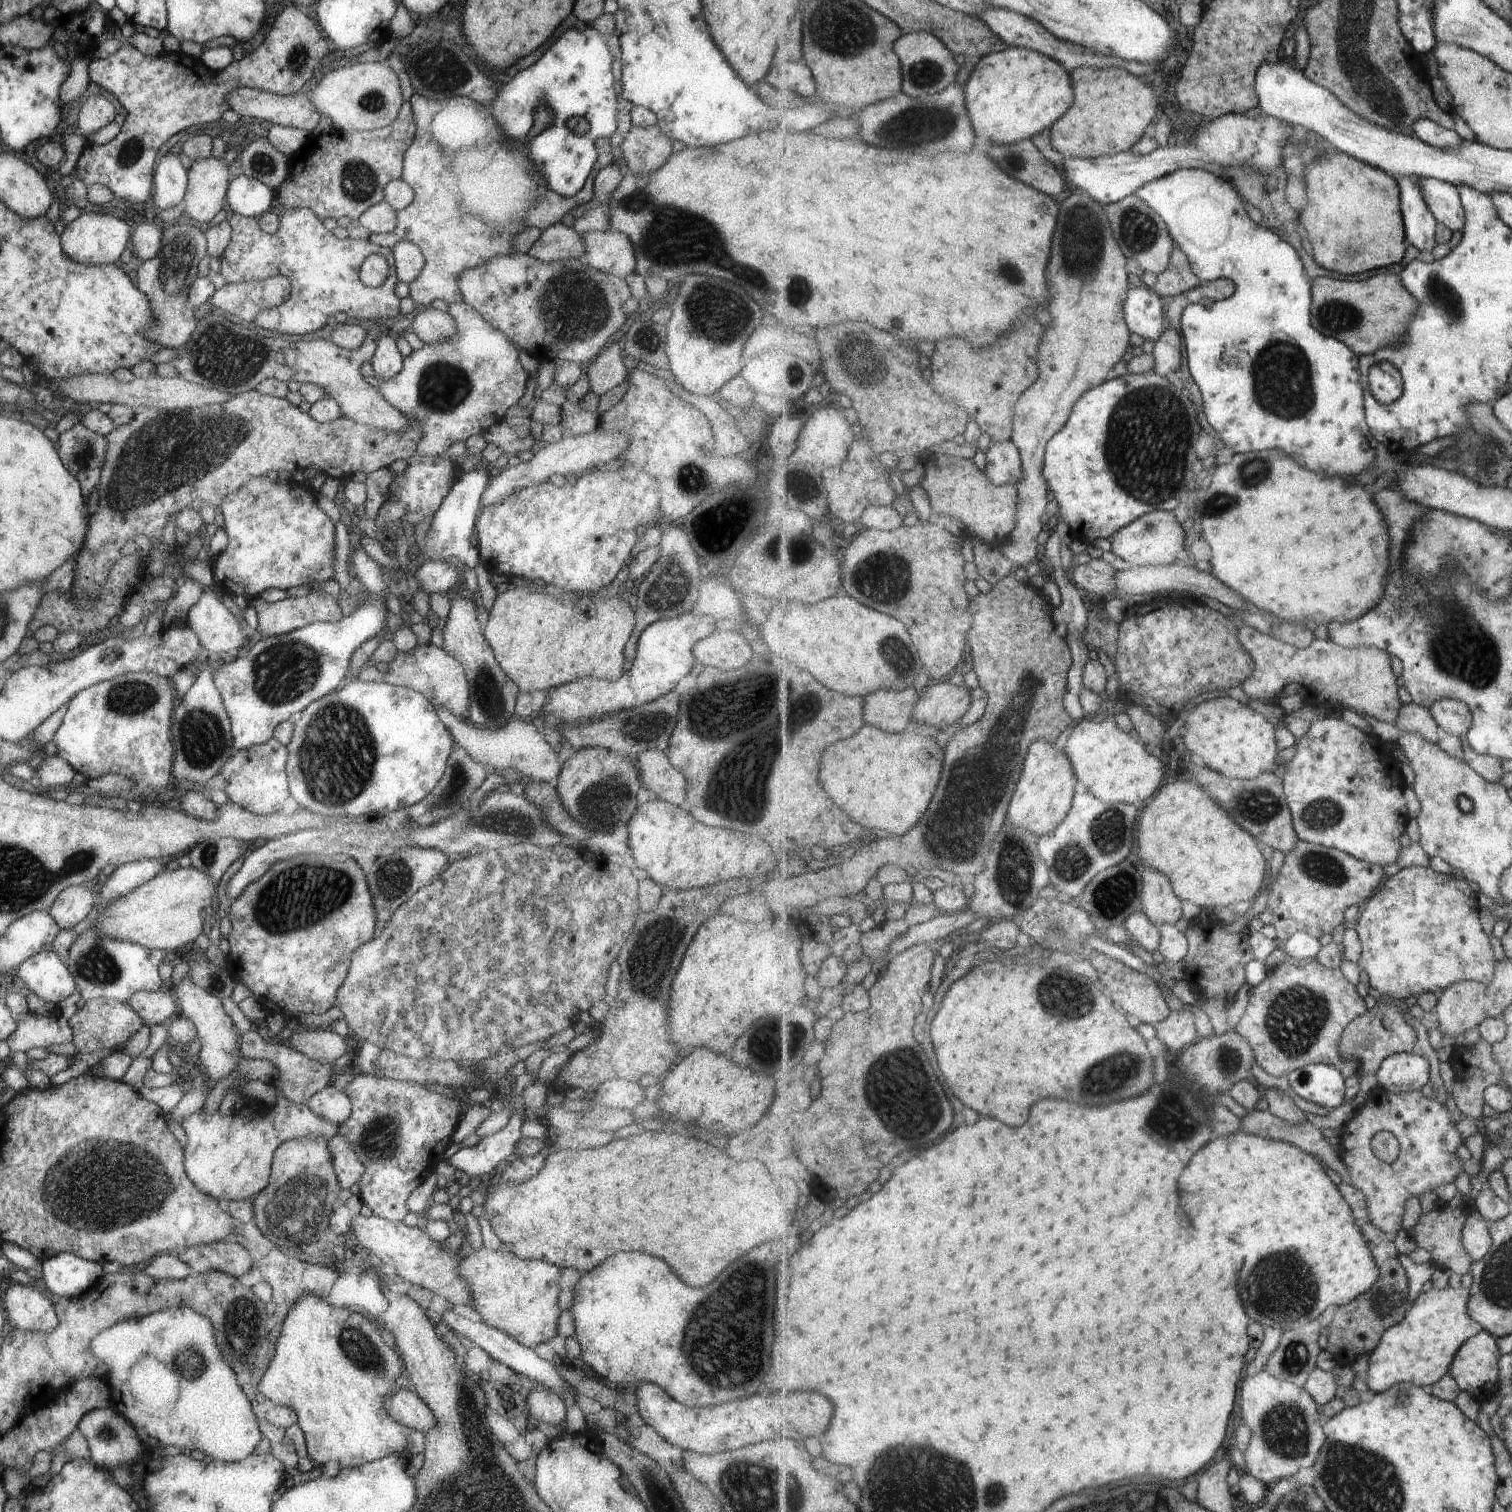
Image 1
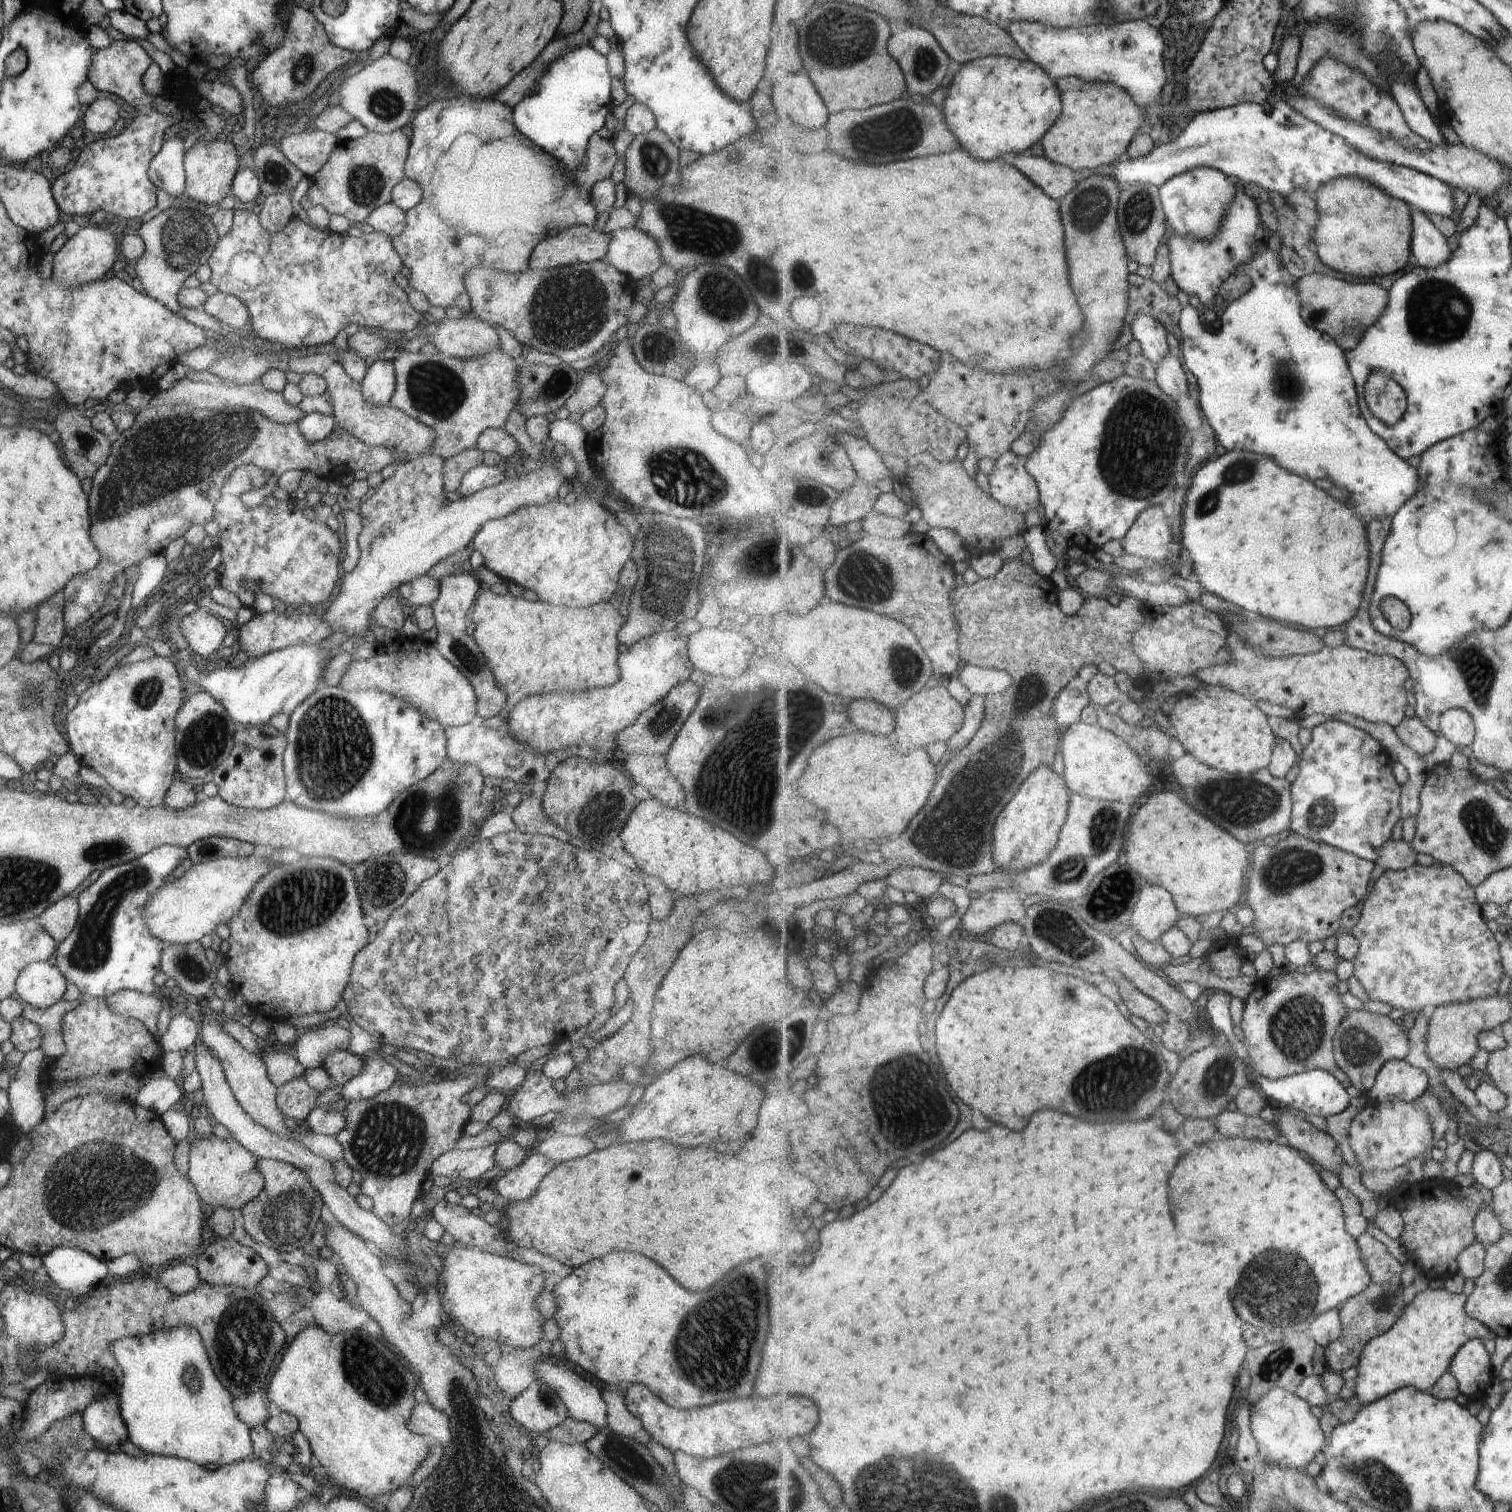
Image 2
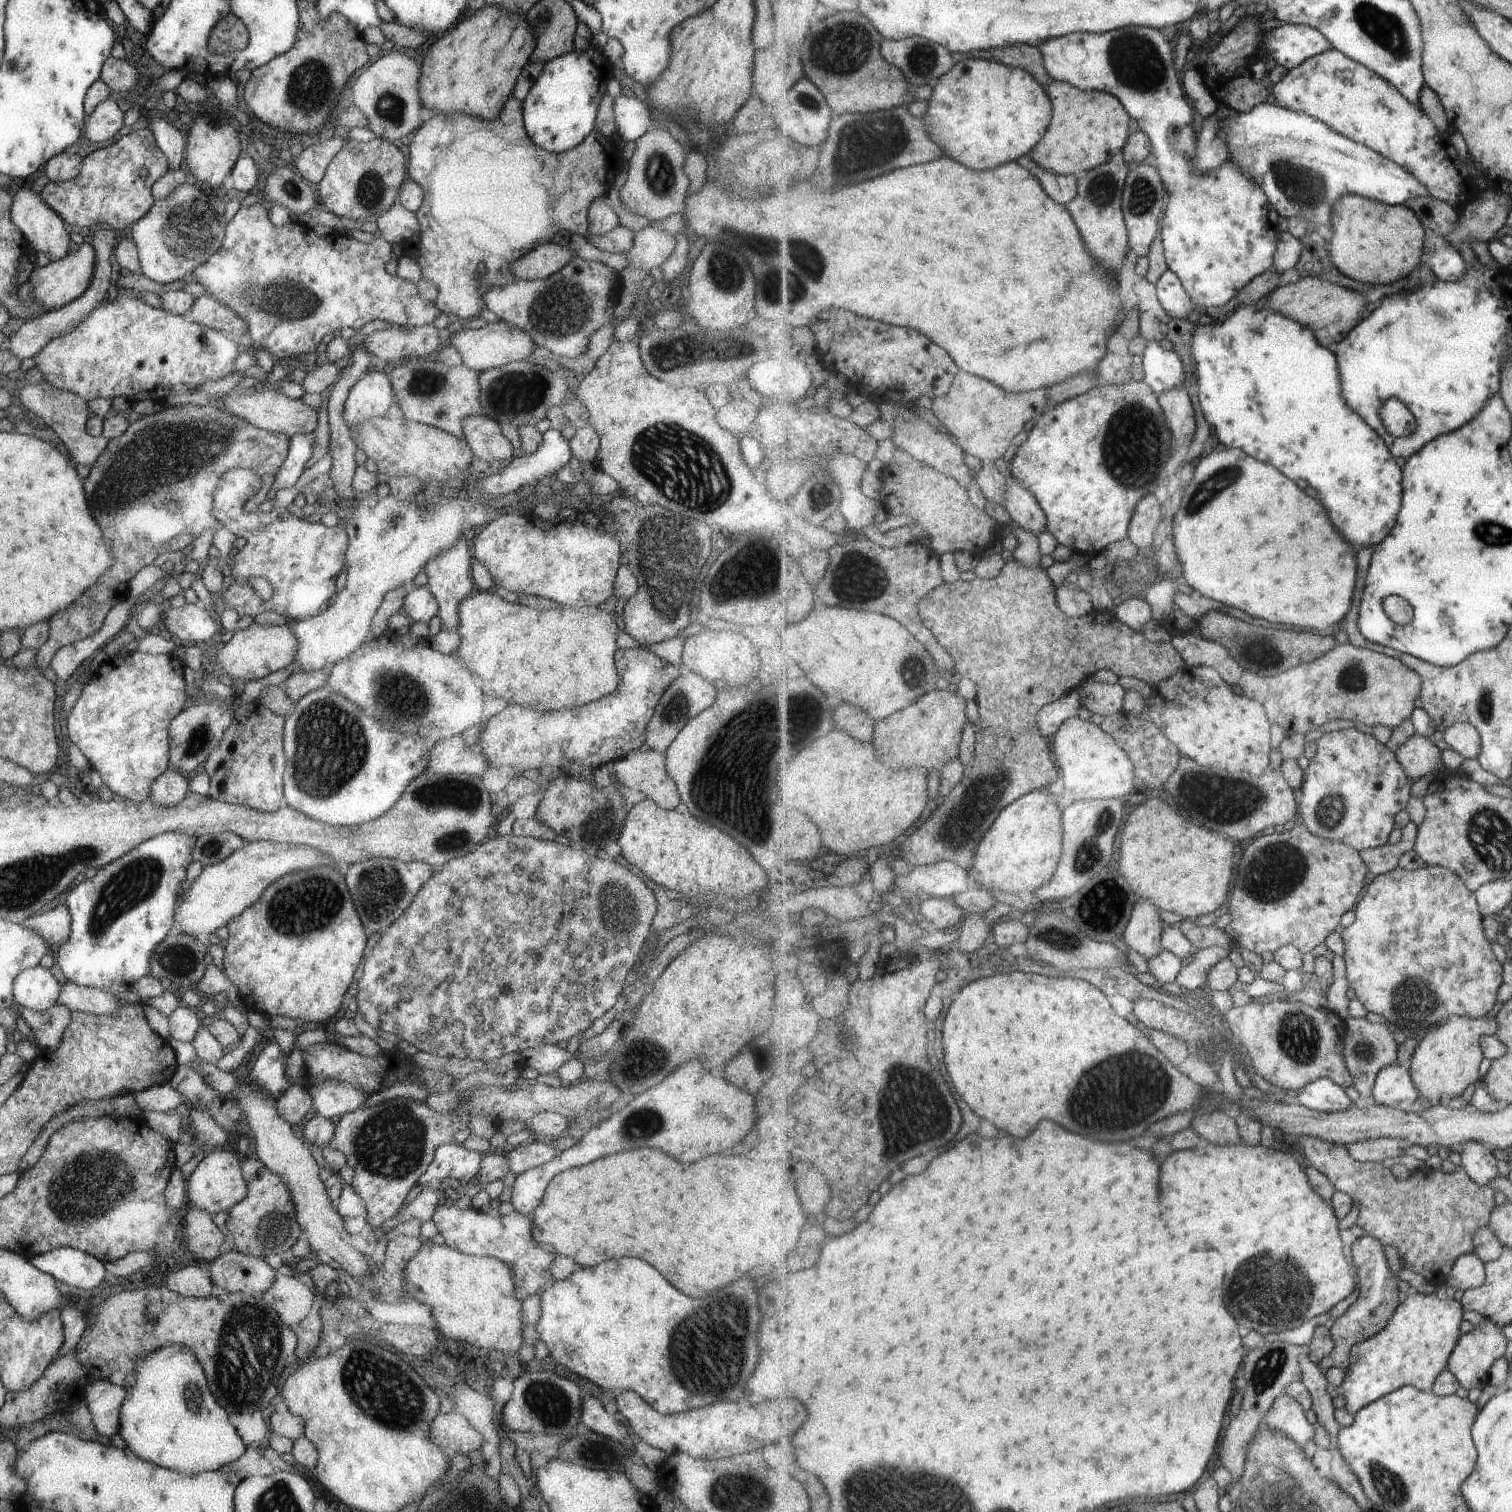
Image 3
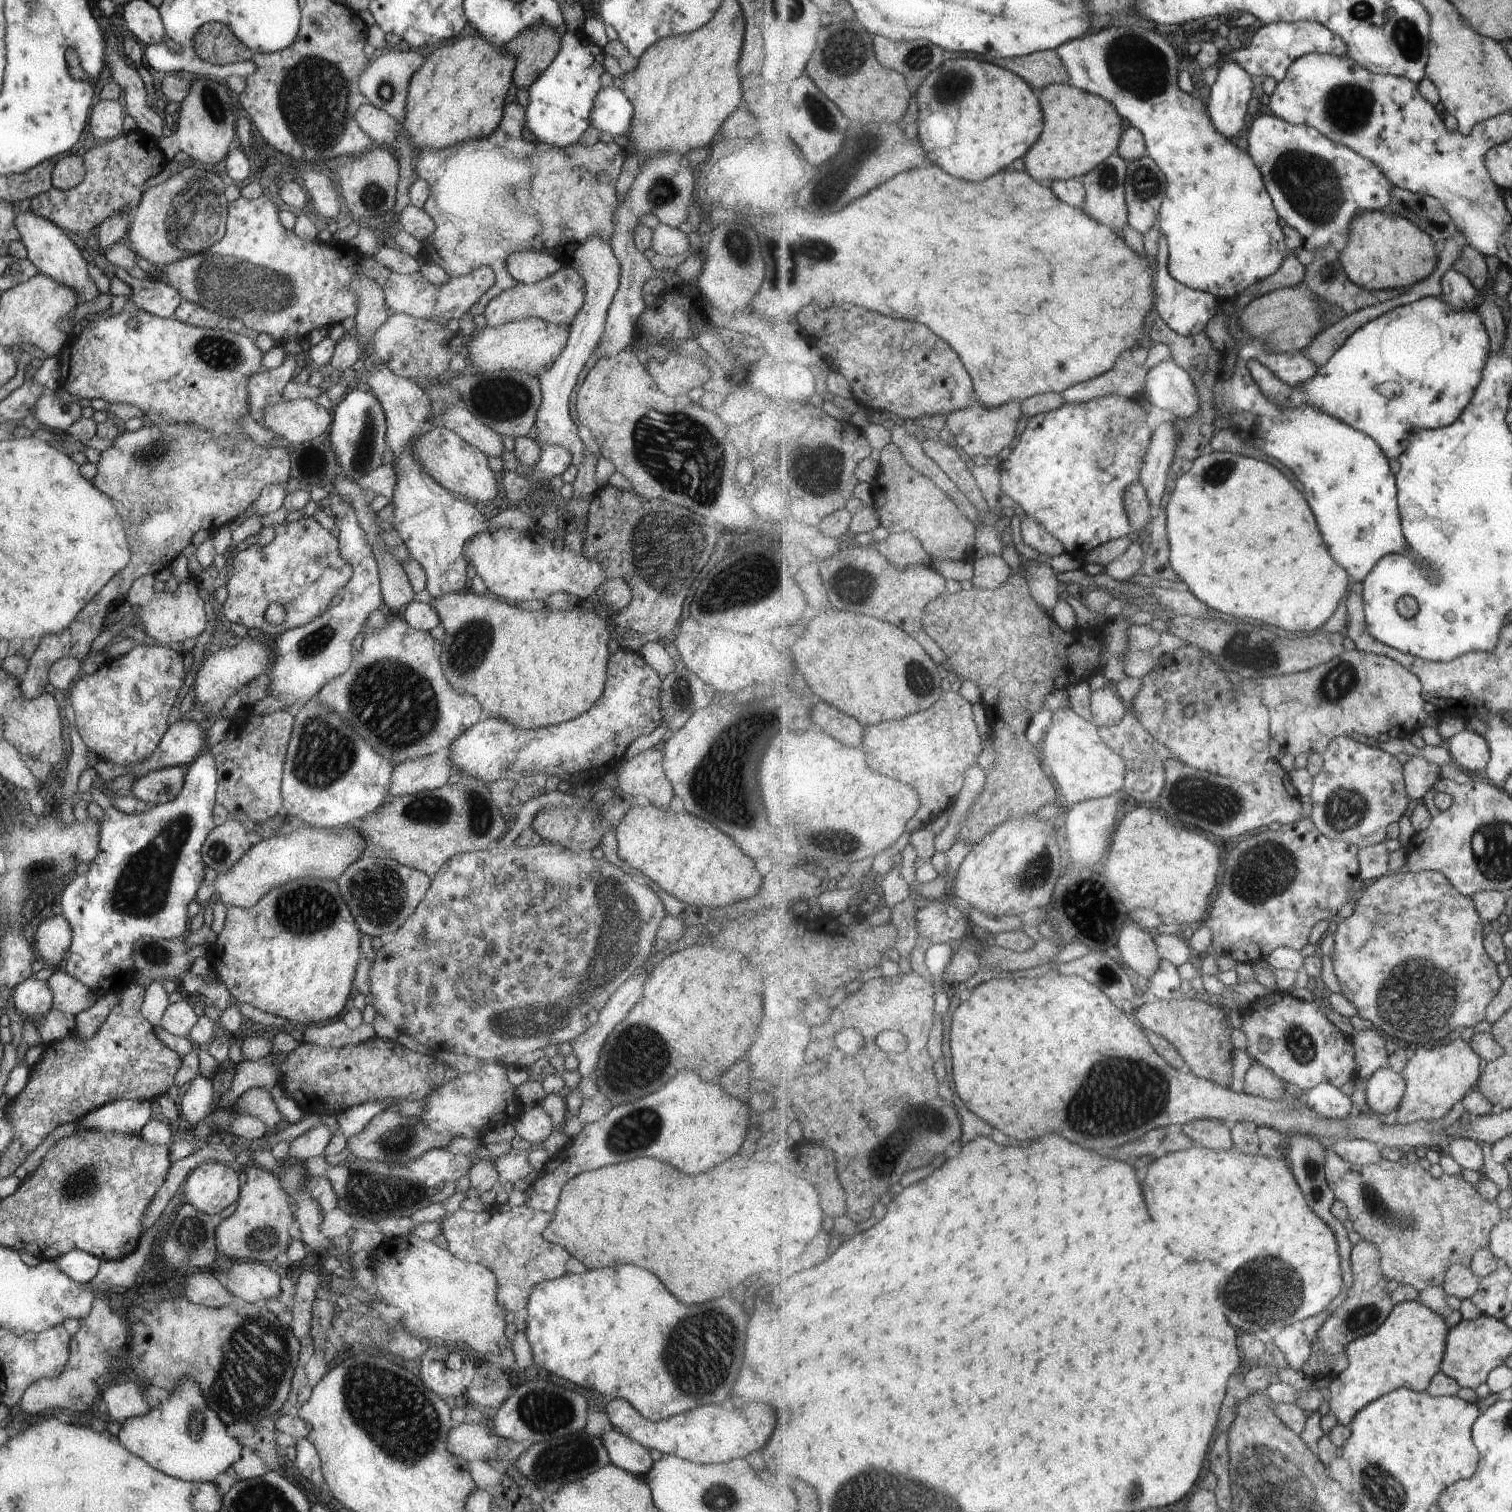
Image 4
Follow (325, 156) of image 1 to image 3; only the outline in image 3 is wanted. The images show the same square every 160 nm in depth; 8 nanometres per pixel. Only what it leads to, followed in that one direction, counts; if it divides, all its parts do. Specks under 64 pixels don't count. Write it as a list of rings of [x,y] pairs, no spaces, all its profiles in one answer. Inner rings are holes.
[[[377,136],[370,141],[348,140],[326,166],[317,184],[317,196],[338,218],[373,219],[394,204],[401,180],[405,178],[405,163],[405,149],[397,142]]]

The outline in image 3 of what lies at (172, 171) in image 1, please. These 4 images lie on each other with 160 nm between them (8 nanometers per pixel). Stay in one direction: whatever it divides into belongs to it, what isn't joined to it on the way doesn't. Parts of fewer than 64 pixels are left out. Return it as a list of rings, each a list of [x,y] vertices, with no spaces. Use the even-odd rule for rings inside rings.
[[[150,115],[146,117],[148,117],[146,127],[151,131],[157,148],[166,156],[168,169],[179,168],[183,158],[185,135],[181,135],[179,130],[172,127],[164,118]]]

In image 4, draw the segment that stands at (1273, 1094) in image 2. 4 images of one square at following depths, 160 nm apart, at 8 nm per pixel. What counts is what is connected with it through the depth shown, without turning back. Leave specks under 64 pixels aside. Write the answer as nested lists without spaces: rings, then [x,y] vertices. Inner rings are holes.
[[[1329,1083],[1320,1084],[1312,1091],[1305,1092],[1303,1100],[1311,1110],[1315,1109],[1324,1119],[1332,1121],[1347,1118],[1354,1104],[1352,1097]]]

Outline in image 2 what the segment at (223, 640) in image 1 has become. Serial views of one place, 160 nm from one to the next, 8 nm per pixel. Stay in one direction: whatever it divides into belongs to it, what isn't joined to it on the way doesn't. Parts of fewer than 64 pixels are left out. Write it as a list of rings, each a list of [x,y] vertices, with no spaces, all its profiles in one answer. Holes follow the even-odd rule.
[[[200,608],[183,615],[178,625],[187,647],[196,655],[198,662],[211,659],[229,628],[224,619]]]

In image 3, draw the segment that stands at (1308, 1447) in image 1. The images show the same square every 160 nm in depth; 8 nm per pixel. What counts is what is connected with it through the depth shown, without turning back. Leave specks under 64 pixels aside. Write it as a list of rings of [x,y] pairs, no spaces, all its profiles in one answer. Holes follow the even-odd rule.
[[[1291,1395],[1277,1397],[1264,1420],[1265,1425],[1287,1433],[1301,1448],[1305,1448],[1305,1444],[1315,1436],[1314,1425],[1309,1424],[1305,1409]]]

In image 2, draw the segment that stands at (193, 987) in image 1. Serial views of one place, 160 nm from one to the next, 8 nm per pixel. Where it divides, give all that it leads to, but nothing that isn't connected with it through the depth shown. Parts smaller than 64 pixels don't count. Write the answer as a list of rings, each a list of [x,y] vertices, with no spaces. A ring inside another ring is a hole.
[[[203,1008],[202,1026],[198,1030],[197,1043],[201,1043],[206,1049],[209,1049],[220,1060],[224,1077],[227,1084],[239,1103],[239,1106],[263,1128],[270,1130],[275,1136],[282,1139],[296,1139],[296,1134],[291,1132],[281,1117],[281,1112],[276,1105],[276,1087],[269,1080],[266,1073],[266,1066],[260,1058],[259,1053],[250,1053],[243,1050],[238,1042],[235,1042],[226,1032],[222,1029],[223,1017],[220,1014],[214,1013]]]

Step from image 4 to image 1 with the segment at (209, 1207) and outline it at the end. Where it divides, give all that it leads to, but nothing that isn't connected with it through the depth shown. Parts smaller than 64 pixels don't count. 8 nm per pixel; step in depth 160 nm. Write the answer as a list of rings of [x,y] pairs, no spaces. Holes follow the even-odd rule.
[[[276,1086],[274,1087],[276,1100],[272,1108],[264,1105],[261,1101],[247,1099],[248,1105],[252,1105],[253,1112],[257,1114],[252,1120],[243,1117],[234,1110],[231,1110],[232,1116],[221,1118],[218,1110],[207,1114],[201,1108],[180,1122],[186,1136],[186,1143],[182,1147],[183,1166],[187,1178],[199,1191],[211,1195],[215,1200],[221,1199],[228,1202],[253,1197],[269,1182],[272,1154],[278,1144],[289,1139],[312,1139],[313,1137],[323,1137],[329,1140],[337,1133],[337,1126],[313,1114],[306,1103],[291,1103],[278,1092]]]

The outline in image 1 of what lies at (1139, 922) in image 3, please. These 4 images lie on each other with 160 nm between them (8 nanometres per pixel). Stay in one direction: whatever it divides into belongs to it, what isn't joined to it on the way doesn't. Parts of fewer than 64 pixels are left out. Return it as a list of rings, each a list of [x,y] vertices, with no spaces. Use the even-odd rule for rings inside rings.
[[[1151,868],[1145,871],[1142,911],[1154,925],[1177,924],[1183,918],[1181,901],[1168,876]]]

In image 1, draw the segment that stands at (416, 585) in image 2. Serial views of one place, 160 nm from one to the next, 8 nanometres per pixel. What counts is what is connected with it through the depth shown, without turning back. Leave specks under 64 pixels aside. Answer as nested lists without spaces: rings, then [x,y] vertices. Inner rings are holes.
[[[454,560],[425,561],[413,571],[417,590],[427,595],[433,592],[447,592],[453,584],[461,583],[460,570]]]

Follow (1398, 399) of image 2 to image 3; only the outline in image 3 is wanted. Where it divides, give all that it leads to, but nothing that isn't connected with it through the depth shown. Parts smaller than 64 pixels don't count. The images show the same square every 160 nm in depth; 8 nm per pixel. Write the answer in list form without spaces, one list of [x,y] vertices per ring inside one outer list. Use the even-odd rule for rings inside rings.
[[[1389,399],[1379,412],[1379,416],[1381,416],[1381,426],[1384,430],[1389,431],[1396,437],[1408,437],[1418,427],[1415,425],[1415,415],[1403,402],[1397,399]]]

